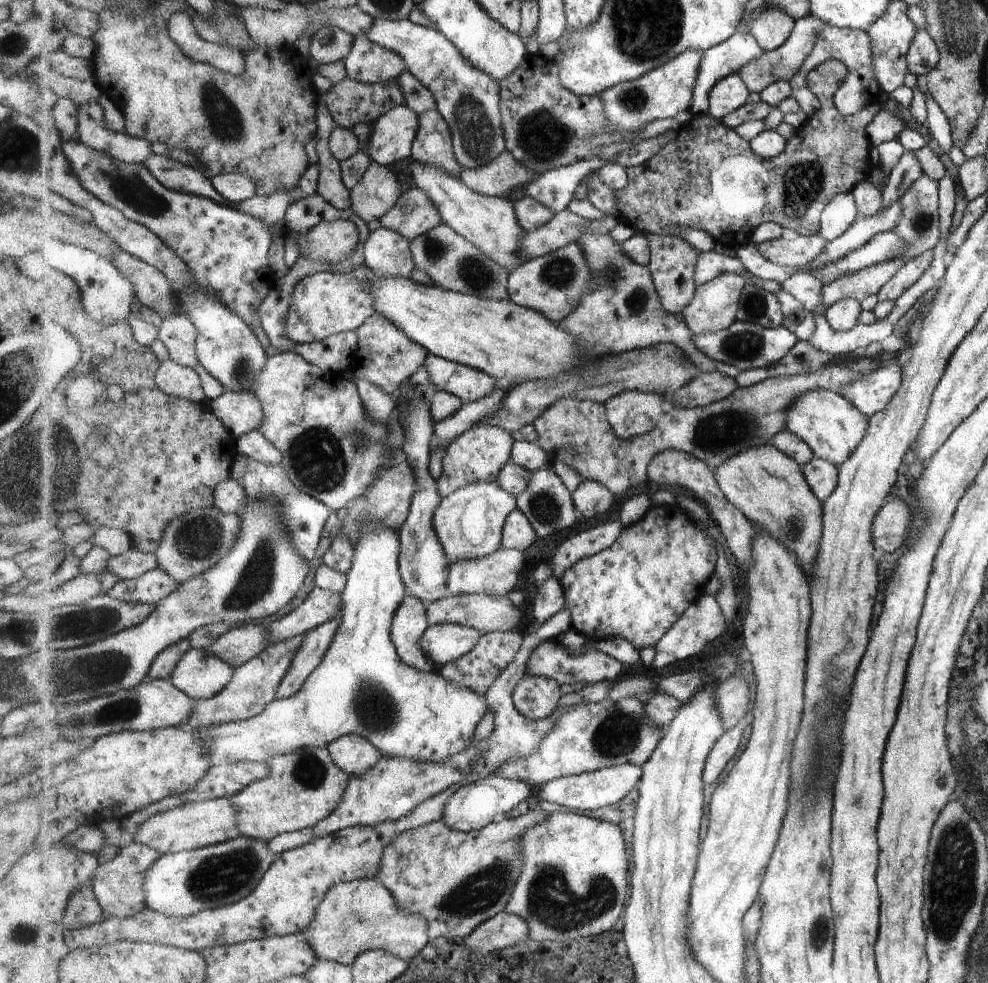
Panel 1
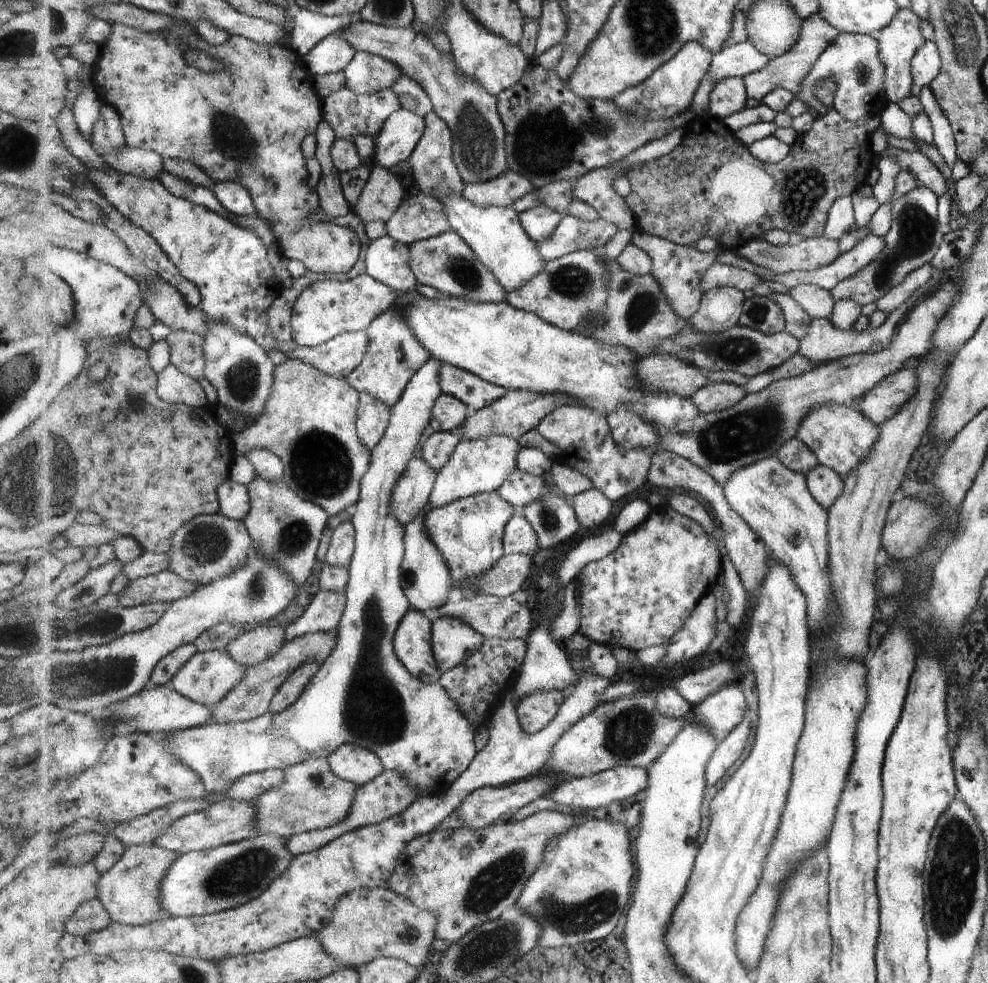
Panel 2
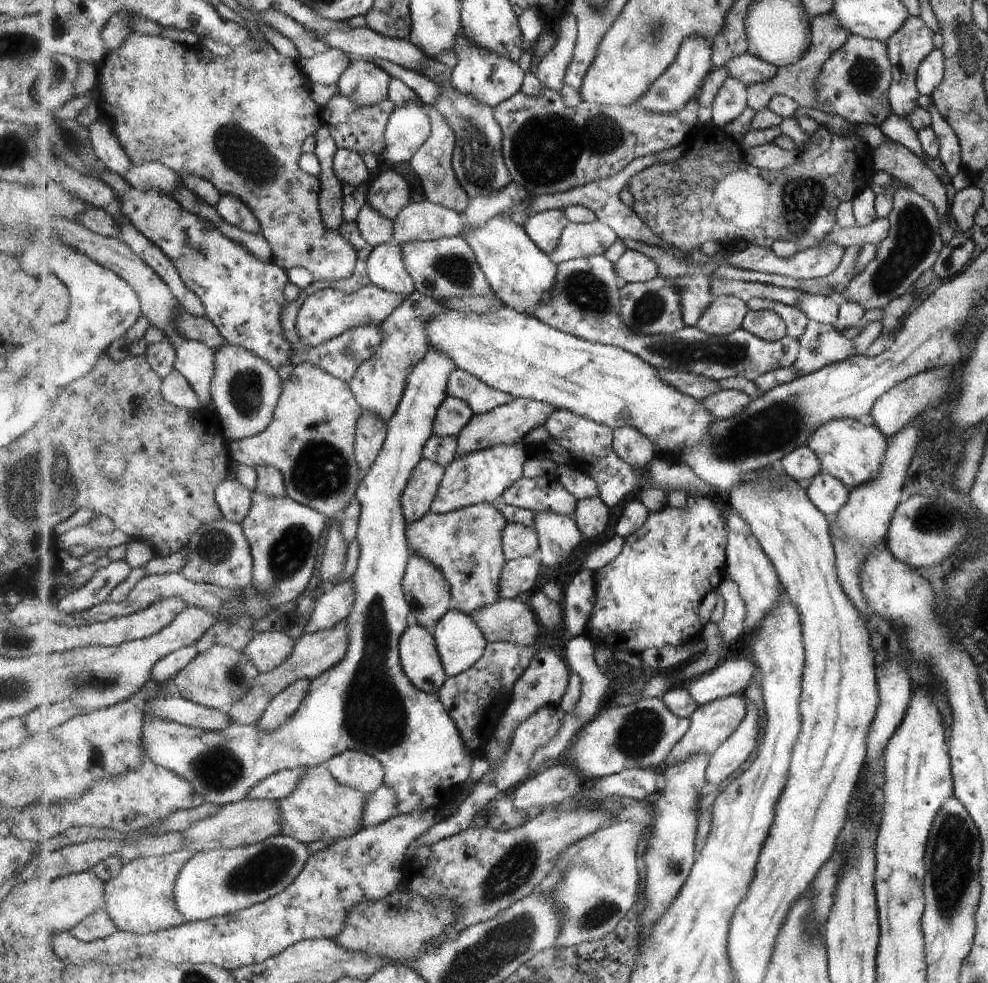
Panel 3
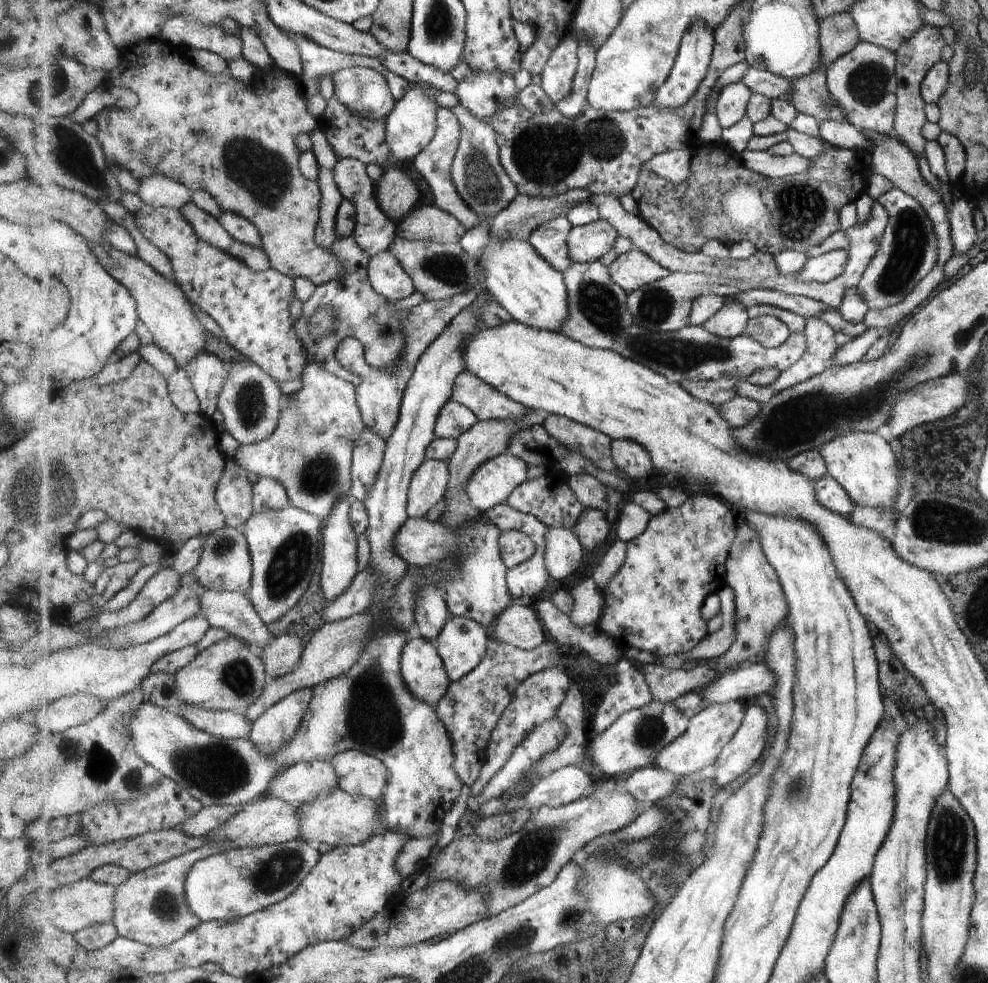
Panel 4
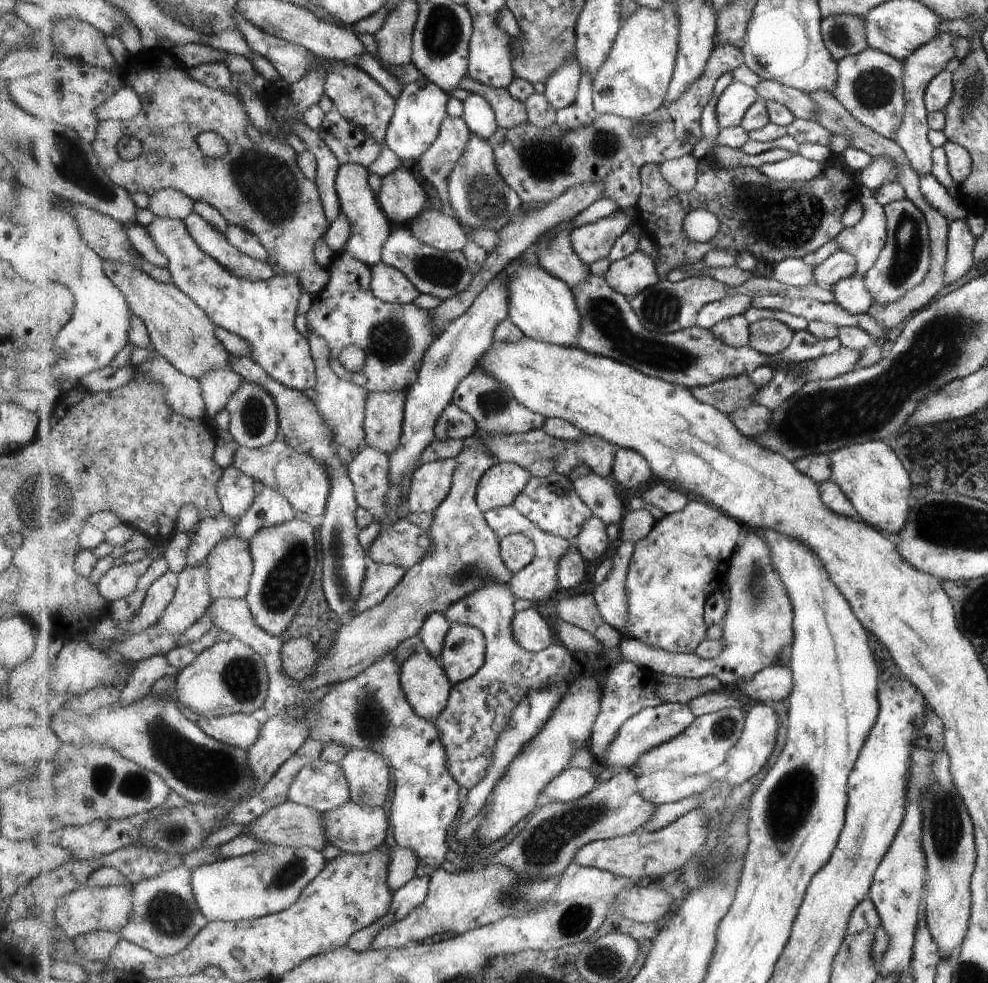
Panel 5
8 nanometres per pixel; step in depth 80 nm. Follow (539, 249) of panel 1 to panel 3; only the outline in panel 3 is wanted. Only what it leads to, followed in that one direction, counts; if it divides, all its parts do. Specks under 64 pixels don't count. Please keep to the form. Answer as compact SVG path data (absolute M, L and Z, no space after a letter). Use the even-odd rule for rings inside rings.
M598 219L591 223L569 222L561 234L559 248L549 258L559 265L577 258L605 255L617 238L617 232Z

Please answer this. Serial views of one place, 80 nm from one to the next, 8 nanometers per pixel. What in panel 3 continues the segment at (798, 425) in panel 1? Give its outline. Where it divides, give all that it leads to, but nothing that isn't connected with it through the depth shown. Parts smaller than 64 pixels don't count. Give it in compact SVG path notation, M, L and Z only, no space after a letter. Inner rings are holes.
M835 418L815 430L815 434L809 438L808 447L818 455L823 471L837 478L846 490L851 490L877 478L886 450L886 436L874 425L865 426L851 418Z

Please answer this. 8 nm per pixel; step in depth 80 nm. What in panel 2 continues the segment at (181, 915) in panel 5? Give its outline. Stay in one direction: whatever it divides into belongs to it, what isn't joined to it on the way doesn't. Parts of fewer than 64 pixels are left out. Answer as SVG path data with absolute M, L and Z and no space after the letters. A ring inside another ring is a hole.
M127 845L121 859L109 868L107 872L100 874L98 900L108 911L113 922L128 926L149 924L159 918L170 918L171 914L163 908L161 900L161 886L167 870L173 866L173 862L180 854L165 850L162 847L152 845Z

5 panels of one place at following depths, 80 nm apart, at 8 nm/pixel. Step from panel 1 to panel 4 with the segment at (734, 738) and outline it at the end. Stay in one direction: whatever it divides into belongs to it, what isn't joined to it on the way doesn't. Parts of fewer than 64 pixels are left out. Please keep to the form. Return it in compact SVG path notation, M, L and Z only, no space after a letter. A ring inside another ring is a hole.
M749 703L738 734L731 738L718 762L712 765L717 785L725 788L763 757L767 750L767 728L767 712L761 706Z

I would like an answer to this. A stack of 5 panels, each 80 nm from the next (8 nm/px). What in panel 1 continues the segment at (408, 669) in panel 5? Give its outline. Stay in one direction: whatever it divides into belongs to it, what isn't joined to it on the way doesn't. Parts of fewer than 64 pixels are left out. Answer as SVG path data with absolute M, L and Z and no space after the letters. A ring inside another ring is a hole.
M406 594L397 609L391 628L391 640L399 656L413 668L424 673L439 672L435 662L422 649L422 638L430 628L427 605L418 597Z

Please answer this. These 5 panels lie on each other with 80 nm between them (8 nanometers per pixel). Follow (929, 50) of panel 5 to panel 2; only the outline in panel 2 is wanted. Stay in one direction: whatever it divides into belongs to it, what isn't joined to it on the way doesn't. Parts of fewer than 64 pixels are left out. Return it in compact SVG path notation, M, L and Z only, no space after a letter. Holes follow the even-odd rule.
M897 8L895 17L882 30L875 30L873 35L878 43L878 55L885 67L884 96L889 103L898 103L909 96L912 84L910 75L910 60L913 58L917 46L923 44L923 36L919 30L919 20L909 8Z

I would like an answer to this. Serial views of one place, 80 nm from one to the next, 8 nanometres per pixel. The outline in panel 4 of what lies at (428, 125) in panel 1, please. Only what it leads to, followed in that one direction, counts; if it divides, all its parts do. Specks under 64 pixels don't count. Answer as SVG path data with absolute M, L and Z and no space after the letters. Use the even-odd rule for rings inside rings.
M440 106L436 119L438 120L438 129L435 138L433 138L431 144L426 149L423 149L423 152L418 157L415 157L411 163L427 182L433 194L435 205L455 215L455 218L458 218L463 223L463 226L466 227L466 230L470 231L479 227L482 224L482 220L462 199L452 178L452 166L454 165L454 160L461 142L462 126L453 109Z

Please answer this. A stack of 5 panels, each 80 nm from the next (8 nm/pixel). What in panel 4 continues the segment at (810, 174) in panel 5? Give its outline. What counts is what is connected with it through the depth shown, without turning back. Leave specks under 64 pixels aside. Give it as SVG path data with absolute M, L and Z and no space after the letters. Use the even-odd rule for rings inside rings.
M744 150L741 154L745 166L769 178L787 178L795 174L807 174L811 162L795 152L792 156L773 156L768 150L761 152Z

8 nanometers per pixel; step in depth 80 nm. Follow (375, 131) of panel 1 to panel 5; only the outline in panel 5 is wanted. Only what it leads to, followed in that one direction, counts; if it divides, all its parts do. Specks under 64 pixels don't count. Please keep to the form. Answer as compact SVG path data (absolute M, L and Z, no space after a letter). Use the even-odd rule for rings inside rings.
M420 77L414 83L404 86L401 96L396 99L396 113L386 136L386 143L401 160L420 160L438 140L443 121L449 116L450 97L427 77Z

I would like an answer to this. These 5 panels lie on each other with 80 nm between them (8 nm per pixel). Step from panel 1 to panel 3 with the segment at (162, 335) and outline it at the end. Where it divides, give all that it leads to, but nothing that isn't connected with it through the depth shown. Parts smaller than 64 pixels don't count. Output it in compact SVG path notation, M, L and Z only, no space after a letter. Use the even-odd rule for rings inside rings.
M180 336L181 344L174 348L176 359L174 369L181 372L197 392L203 409L209 409L212 392L211 384L215 378L215 351L209 346Z

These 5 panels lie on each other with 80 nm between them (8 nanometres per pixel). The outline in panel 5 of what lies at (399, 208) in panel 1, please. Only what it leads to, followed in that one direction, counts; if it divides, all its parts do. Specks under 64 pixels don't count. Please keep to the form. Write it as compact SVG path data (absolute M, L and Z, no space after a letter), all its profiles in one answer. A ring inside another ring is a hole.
M444 210L423 211L408 228L418 239L443 252L462 251L471 240L461 223Z

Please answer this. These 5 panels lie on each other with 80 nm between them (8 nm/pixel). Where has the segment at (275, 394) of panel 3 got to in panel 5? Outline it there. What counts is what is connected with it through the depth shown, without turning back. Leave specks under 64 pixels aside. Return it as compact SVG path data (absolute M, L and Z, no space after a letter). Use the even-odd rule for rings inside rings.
M242 379L240 389L233 395L226 409L231 414L230 427L226 435L239 445L250 449L260 449L279 440L281 430L278 406L262 385Z

